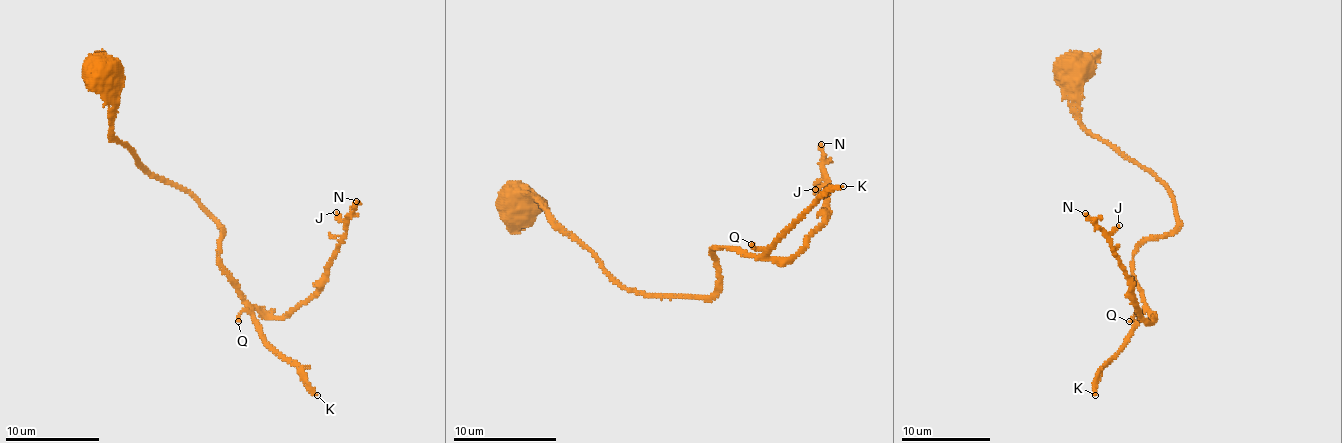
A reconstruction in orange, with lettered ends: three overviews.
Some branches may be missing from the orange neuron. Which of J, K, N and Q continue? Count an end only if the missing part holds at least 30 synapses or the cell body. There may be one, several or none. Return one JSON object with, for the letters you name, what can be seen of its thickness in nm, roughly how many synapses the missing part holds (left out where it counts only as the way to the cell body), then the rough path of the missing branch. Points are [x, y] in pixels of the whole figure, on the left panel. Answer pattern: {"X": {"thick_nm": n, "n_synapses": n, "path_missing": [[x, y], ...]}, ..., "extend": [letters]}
{"K": {"thick_nm": 280, "n_synapses": 350}, "extend": ["K"]}

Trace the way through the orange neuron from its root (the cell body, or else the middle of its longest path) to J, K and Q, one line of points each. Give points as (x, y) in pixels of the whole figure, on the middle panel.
J: (517, 198), (542, 201), (627, 289), (708, 296), (713, 248), (793, 258), (825, 217), (829, 181), (815, 189)
K: (517, 198), (542, 201), (627, 289), (708, 296), (718, 284), (713, 248), (760, 257), (805, 210), (843, 186)
Q: (517, 198), (542, 201), (596, 262), (639, 294), (708, 296), (718, 284), (713, 248), (763, 255), (751, 244)

